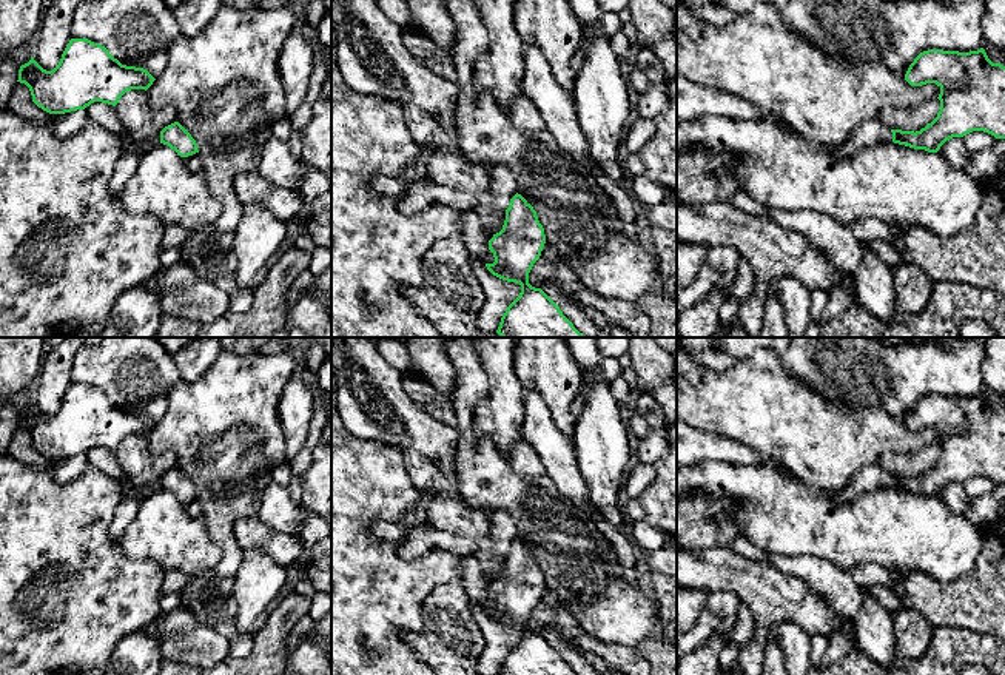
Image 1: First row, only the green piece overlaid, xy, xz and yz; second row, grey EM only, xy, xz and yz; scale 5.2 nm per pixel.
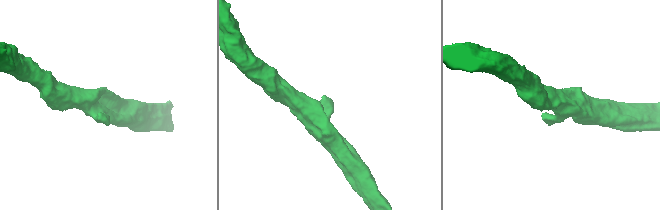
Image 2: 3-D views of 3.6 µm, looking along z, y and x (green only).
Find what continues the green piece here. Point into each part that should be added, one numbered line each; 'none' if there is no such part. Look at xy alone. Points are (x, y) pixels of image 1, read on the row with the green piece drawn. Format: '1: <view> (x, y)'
1: xy (193, 162)

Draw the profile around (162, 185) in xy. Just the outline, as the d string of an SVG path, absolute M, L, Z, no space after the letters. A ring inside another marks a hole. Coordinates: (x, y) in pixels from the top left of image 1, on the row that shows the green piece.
M163 143L139 157L136 173L117 197L133 214L148 213L190 233L216 222L222 211L205 176L188 170L183 157Z

